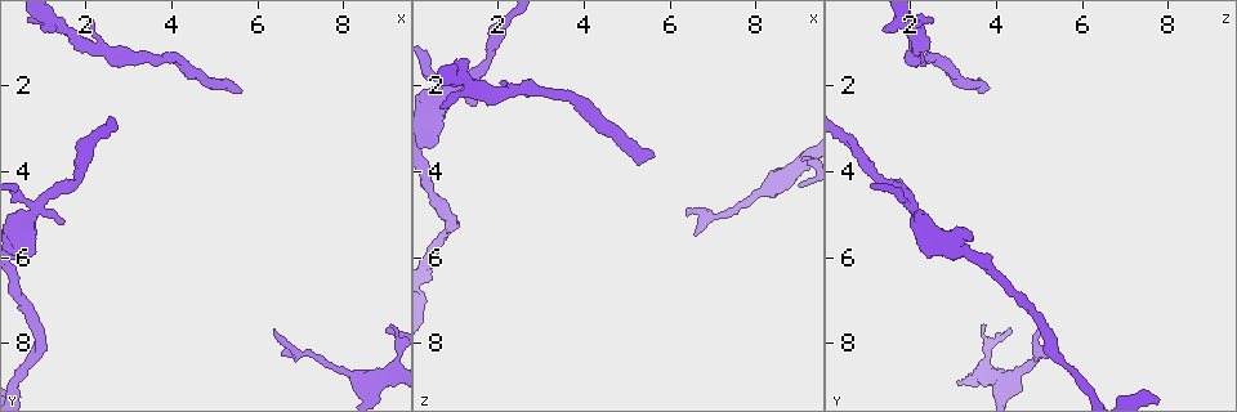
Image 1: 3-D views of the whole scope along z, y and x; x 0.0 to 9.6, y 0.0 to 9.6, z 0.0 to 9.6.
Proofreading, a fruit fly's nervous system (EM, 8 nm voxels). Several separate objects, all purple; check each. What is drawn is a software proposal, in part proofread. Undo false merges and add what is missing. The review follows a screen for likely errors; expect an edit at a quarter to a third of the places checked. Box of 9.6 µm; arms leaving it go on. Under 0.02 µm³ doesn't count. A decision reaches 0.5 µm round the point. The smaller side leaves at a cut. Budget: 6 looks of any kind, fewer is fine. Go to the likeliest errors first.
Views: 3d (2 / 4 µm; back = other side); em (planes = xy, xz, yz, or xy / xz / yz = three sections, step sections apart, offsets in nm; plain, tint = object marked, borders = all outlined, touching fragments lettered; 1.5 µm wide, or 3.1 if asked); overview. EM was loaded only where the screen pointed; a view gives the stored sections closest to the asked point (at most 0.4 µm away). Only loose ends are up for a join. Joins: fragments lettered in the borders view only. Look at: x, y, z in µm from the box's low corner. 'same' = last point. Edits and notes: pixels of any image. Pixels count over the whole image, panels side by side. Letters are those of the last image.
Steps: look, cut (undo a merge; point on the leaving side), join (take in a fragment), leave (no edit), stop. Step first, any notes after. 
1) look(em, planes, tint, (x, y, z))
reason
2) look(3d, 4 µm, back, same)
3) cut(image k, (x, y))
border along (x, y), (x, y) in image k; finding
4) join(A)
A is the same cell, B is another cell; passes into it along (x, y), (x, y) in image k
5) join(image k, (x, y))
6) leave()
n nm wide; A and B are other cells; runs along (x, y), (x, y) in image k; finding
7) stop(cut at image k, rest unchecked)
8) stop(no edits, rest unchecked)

look(em, planes, borders, (1.30, 0.60, 1.30))
an open end

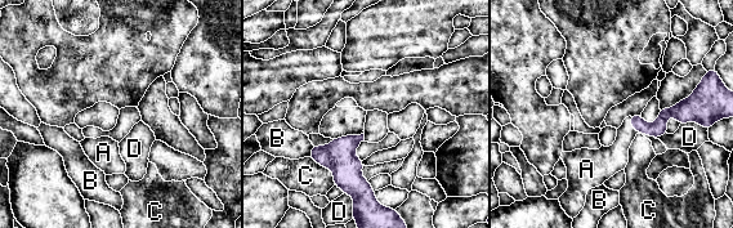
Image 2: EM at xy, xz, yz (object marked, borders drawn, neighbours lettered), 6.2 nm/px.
join(A)
A is the same cell, B, C and D are other cells; passes into it along (660, 128), (630, 124), (613, 159) in image 2; it goes on there

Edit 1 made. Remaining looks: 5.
look(em, xz, step 4, tint, (6.60, 8.30, 5.45))
free end

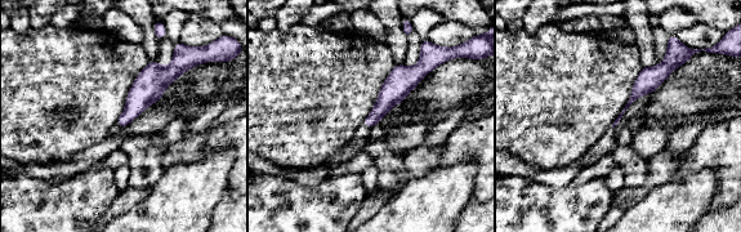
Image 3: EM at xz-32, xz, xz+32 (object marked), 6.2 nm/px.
look(em, xz, step 4, borders, same)

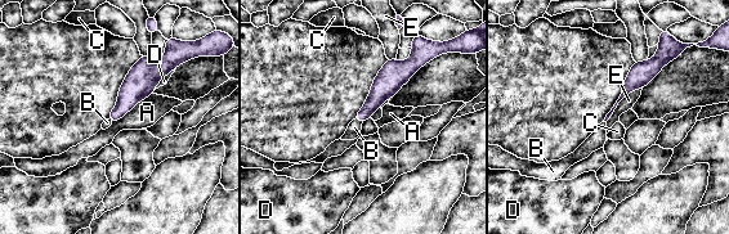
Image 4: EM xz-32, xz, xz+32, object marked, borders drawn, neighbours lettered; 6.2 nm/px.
join(B)
B is the same cell, A, C, D and E are other cells; passes into it along (381, 90), (358, 121), (354, 127) in image 4; it goes on there

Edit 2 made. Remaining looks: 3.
stop(join at image 2, join at image 4, rest unchecked)

